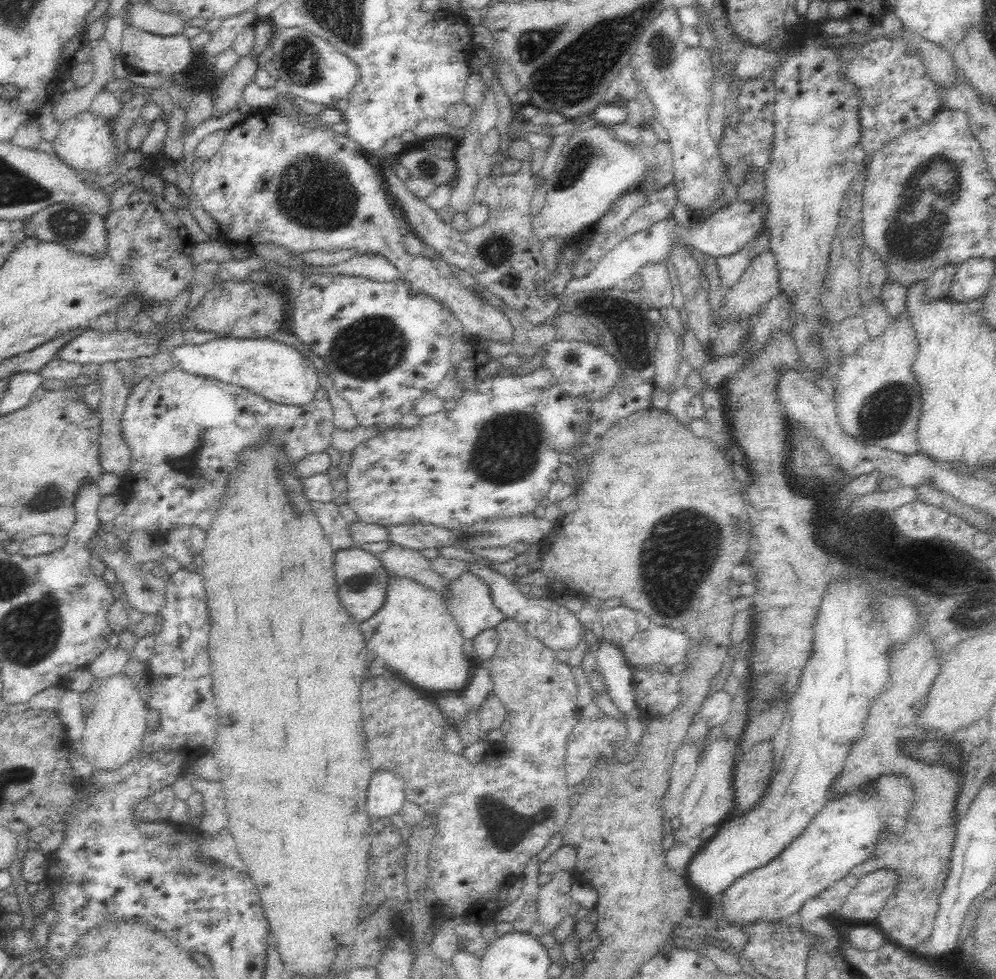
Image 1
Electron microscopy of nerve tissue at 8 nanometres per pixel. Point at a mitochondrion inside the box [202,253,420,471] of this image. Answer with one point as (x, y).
(368, 349)

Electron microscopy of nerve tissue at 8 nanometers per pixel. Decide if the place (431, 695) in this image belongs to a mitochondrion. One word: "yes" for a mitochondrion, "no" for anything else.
no

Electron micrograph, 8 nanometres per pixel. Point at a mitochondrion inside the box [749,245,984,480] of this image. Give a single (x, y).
(883, 414)

